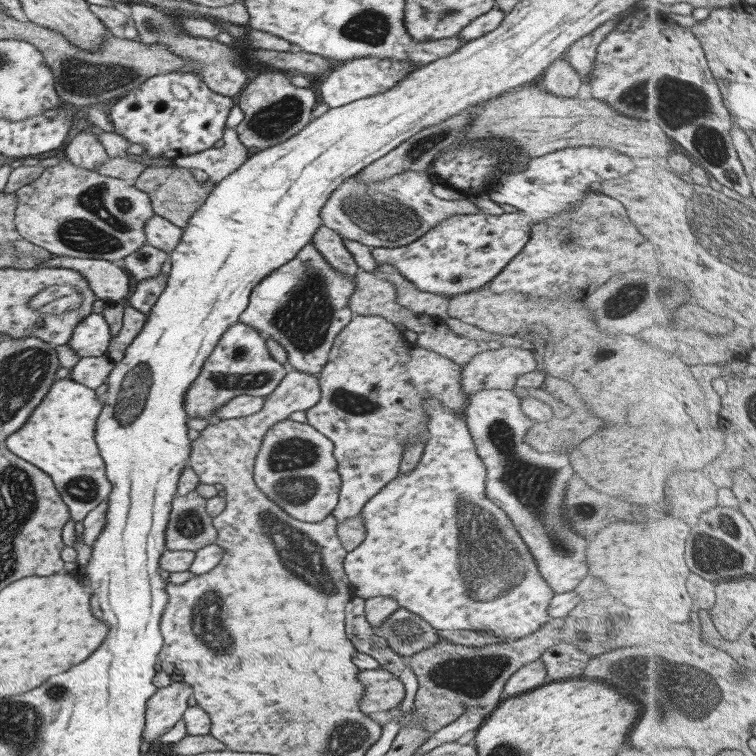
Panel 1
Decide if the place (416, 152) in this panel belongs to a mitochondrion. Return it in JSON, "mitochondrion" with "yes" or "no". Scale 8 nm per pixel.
{"mitochondrion":"yes"}

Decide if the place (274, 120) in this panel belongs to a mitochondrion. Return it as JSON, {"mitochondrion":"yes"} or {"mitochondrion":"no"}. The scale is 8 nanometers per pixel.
{"mitochondrion":"yes"}

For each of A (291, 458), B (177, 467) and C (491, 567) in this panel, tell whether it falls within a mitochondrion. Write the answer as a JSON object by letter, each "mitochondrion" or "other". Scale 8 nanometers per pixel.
{"A":"mitochondrion","B":"other","C":"mitochondrion"}

